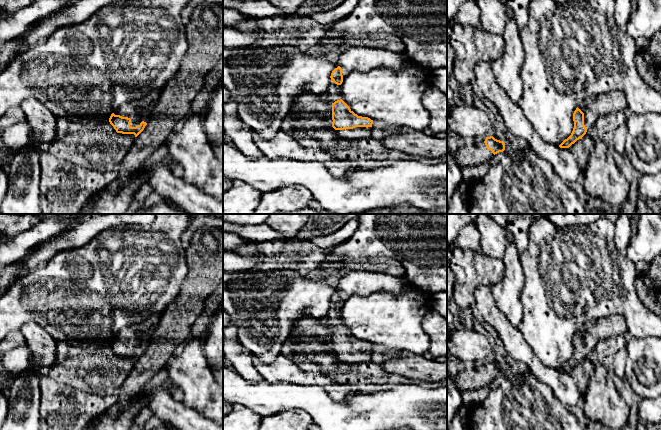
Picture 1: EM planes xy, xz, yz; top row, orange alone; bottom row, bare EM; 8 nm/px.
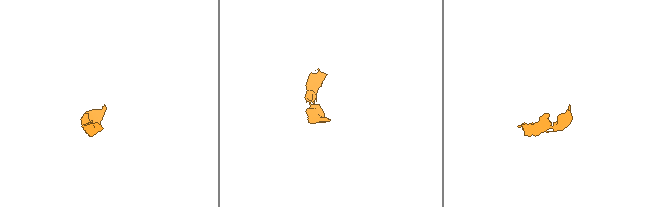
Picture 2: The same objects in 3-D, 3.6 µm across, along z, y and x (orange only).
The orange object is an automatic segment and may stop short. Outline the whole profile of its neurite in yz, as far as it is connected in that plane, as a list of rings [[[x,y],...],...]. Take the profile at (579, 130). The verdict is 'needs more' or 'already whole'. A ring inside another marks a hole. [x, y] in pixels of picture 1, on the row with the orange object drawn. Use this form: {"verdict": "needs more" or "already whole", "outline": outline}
{"verdict": "needs more", "outline": [[[622,91],[586,97],[573,113],[574,128],[571,135],[559,147],[569,148],[577,140],[582,139],[599,117],[617,113],[626,107],[626,99]]]}

